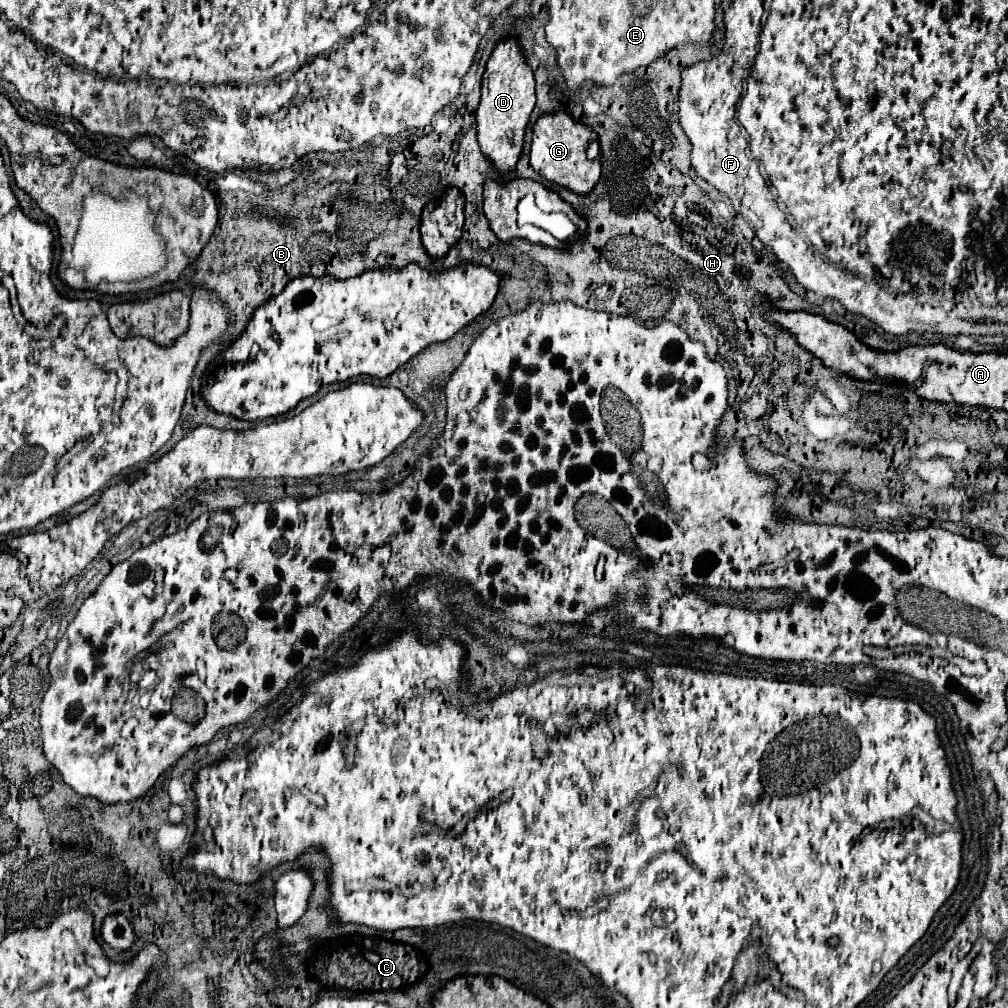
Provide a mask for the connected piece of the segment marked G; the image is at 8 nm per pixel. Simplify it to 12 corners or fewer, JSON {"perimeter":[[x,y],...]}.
{"perimeter":[[566,111],[532,127],[530,163],[586,195],[598,183],[596,131]]}

